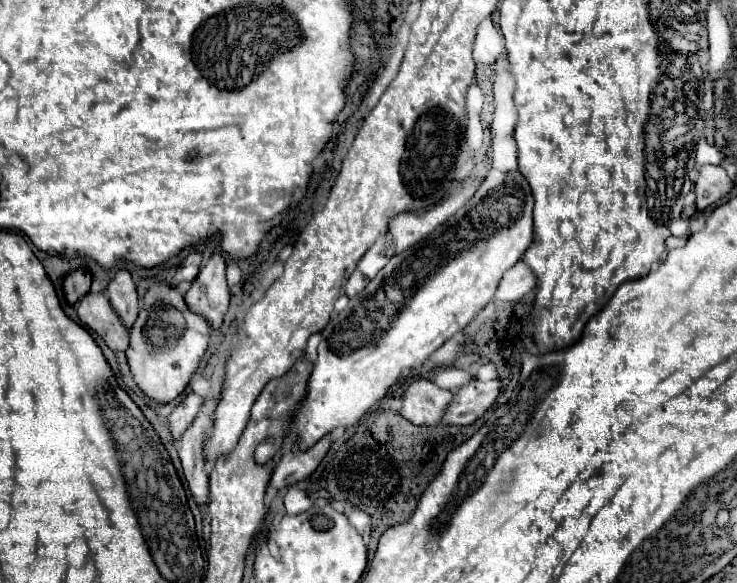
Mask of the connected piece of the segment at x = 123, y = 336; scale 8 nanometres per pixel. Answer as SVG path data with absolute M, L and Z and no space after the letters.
M87 293L75 305L79 321L93 329L111 351L125 351L129 345L129 331L123 327L123 321L113 311L107 295Z

